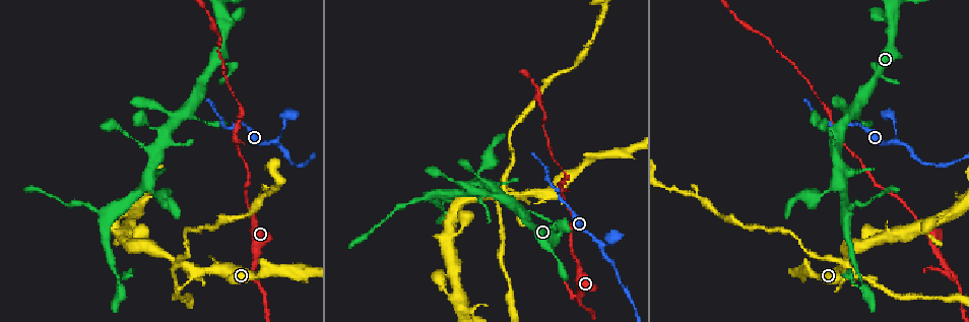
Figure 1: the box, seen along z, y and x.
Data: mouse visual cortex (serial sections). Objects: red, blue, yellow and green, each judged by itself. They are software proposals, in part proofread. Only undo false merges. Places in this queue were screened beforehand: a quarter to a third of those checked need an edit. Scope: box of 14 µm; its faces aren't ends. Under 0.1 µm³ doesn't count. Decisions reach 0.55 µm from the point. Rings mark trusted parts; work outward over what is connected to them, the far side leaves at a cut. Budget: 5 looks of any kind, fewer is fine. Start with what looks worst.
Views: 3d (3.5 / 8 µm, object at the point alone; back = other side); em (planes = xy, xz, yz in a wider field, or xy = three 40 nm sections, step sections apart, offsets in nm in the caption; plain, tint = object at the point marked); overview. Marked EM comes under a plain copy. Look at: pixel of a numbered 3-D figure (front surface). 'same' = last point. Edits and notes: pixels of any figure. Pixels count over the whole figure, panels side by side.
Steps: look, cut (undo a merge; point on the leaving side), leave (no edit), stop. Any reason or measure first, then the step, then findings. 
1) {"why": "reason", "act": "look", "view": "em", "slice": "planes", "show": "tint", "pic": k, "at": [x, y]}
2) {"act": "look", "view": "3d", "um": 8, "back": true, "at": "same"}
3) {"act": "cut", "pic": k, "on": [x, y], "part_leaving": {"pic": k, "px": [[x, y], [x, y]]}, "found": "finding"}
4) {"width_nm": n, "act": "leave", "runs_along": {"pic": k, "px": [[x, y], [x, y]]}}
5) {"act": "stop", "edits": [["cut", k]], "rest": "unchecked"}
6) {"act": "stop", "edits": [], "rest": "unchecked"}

{"why": "sharp bend", "act": "look", "view": "3d", "um": 8, "pic": 1, "at": [178, 263]}

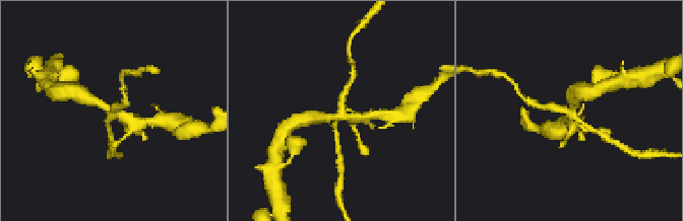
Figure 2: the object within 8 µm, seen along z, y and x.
{"act": "look", "view": "3d", "um": 3.5, "pic": 2, "at": [115, 110]}

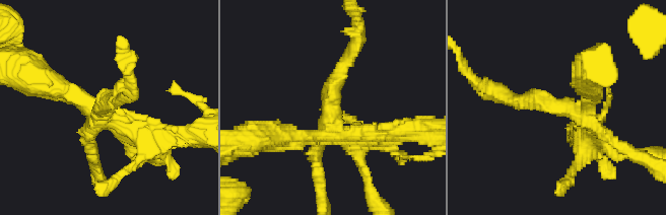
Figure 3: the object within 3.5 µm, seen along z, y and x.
{"arms": 4, "arm_widths_nm": [200, 250, 250, 300], "why": "shape alone is not enough", "act": "look", "view": "em", "slice": "planes", "show": "tint", "pic": 3, "at": [104, 113]}

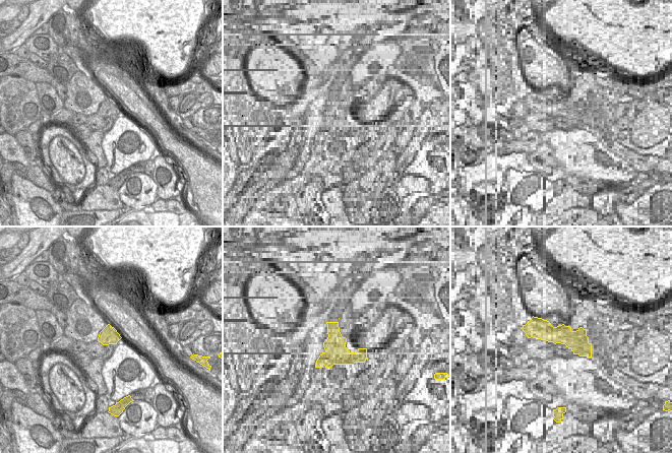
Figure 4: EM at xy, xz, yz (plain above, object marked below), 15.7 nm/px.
{"act": "cut", "pic": 3, "on": [315, 170], "found": "two cells meet here"}

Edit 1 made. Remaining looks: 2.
{"act": "look", "view": "3d", "um": 8, "pic": 1, "at": [277, 140]}

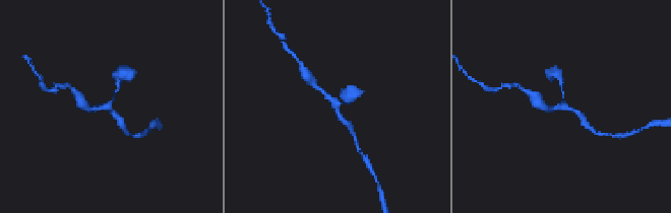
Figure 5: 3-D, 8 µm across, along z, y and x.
{"why": "closer look", "act": "look", "view": "3d", "um": 3.5, "pic": 5, "at": [334, 103]}

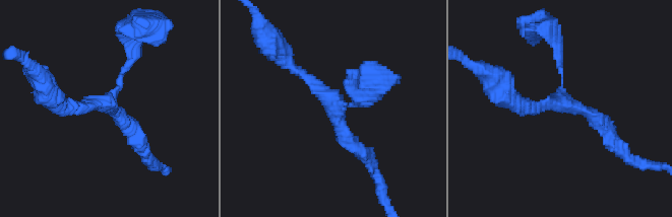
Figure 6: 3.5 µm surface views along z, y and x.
{"act": "leave", "runs_along": {"pic": 6, "px": [[53, 100], [106, 103], [134, 45]]}, "found": "all the same cell"}

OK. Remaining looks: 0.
{"act": "stop", "edits": [["cut", 3]], "rest": "unchecked"}

